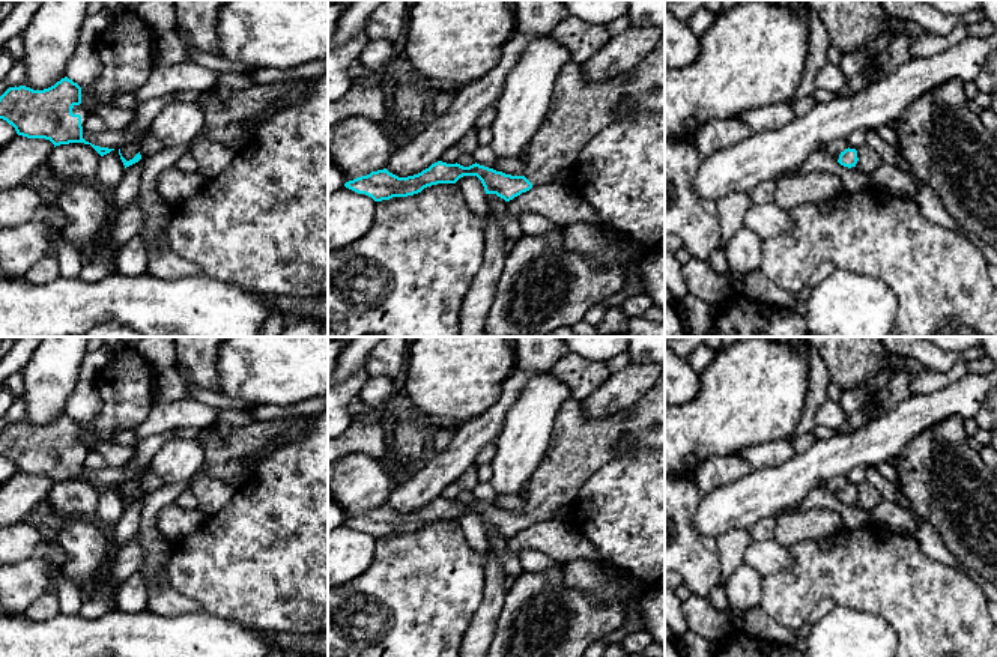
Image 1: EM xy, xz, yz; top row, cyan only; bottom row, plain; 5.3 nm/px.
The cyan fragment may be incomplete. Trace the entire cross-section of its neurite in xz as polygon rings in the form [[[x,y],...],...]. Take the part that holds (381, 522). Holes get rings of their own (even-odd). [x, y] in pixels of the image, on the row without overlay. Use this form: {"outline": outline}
{"outline": [[[665,367],[656,385],[636,404],[608,416],[586,418],[582,401],[573,397],[561,404],[552,431],[553,447],[529,480],[523,513],[505,511],[477,499],[463,504],[438,498],[414,513],[398,514],[383,505],[349,517],[344,523],[382,538],[477,513],[486,531],[510,538],[534,523],[550,520],[561,507],[570,505],[589,477],[623,454],[627,437],[635,448],[665,450]]]}

